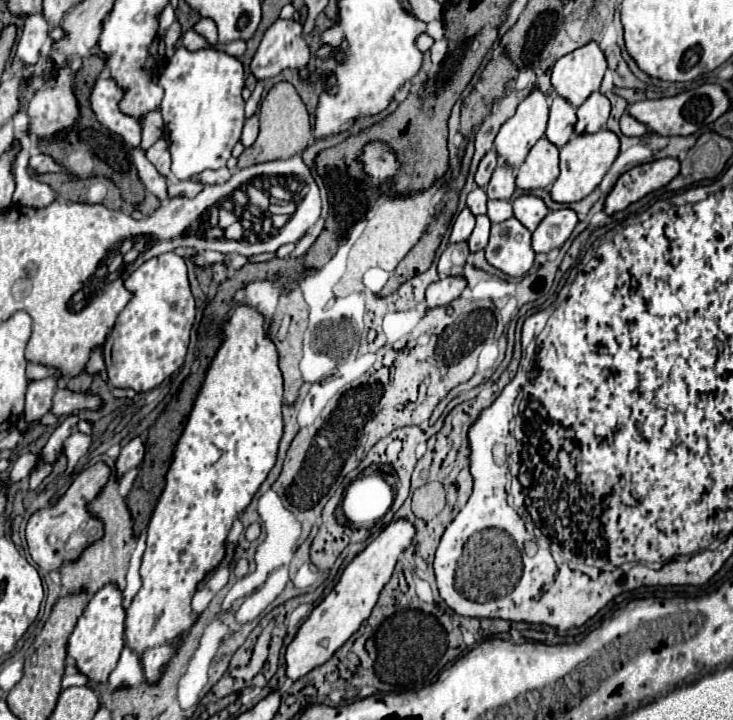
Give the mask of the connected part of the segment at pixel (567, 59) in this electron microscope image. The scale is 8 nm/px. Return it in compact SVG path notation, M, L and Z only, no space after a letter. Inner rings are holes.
M589 42L555 62L551 84L559 96L577 108L589 98L589 94L599 90L605 70L605 54L597 42Z

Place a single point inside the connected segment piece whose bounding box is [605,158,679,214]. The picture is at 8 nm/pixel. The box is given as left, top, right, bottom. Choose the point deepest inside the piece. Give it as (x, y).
(639, 181)

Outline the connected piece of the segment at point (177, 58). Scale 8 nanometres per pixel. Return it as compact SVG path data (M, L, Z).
M177 46L175 54L161 68L159 86L165 90L161 114L171 152L171 174L177 180L189 180L205 170L225 166L245 124L245 100L241 96L245 88L243 64L213 46L195 52Z

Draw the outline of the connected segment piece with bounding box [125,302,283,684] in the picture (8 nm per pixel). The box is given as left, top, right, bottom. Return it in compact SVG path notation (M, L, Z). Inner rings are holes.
M241 302L229 312L225 326L221 326L221 346L217 348L217 354L205 374L205 382L193 404L187 426L175 446L173 462L165 476L165 488L147 526L147 548L141 562L143 586L127 610L125 636L131 650L141 656L145 680L151 684L161 678L163 666L175 654L173 644L179 634L193 626L195 618L191 616L191 596L205 574L223 560L225 538L233 520L247 508L275 464L277 446L283 436L281 406L283 378L279 370L277 346L265 330L263 312L259 312L253 304Z

